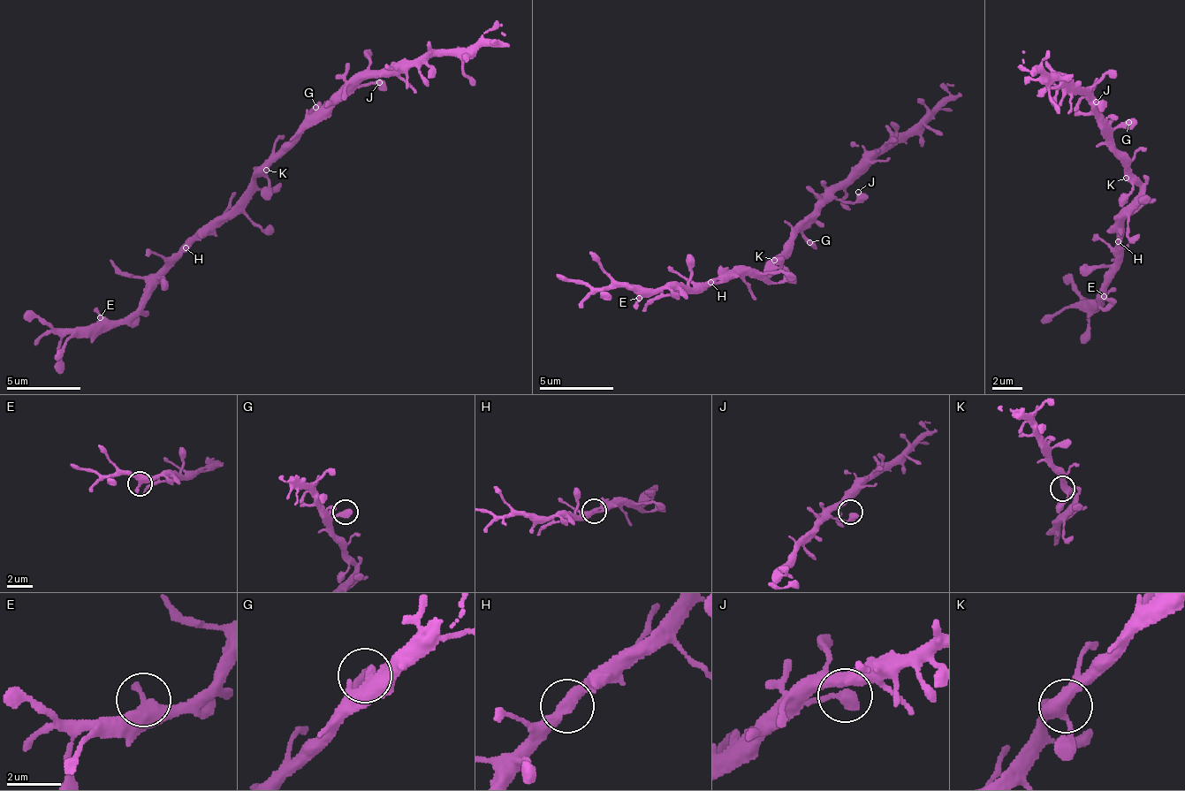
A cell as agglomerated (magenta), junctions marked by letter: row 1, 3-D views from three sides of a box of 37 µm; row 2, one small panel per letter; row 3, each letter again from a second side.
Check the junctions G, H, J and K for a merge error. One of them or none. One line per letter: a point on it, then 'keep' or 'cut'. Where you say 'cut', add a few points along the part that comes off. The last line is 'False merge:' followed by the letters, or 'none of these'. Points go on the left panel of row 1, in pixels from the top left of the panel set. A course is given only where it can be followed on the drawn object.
G: at (315, 107); keep
H: at (186, 247); keep
J: at (379, 82); keep
K: at (266, 170); keep
False merge: none of these

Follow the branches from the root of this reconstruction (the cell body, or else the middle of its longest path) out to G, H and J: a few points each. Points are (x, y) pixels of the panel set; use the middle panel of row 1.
G: (770, 267), (791, 231), (797, 230), (809, 242)
H: (770, 267), (772, 269), (766, 277), (757, 279), (748, 274), (710, 281)
J: (770, 267), (778, 262), (799, 231), (808, 229), (828, 202), (838, 197), (840, 201), (852, 200), (858, 192)

